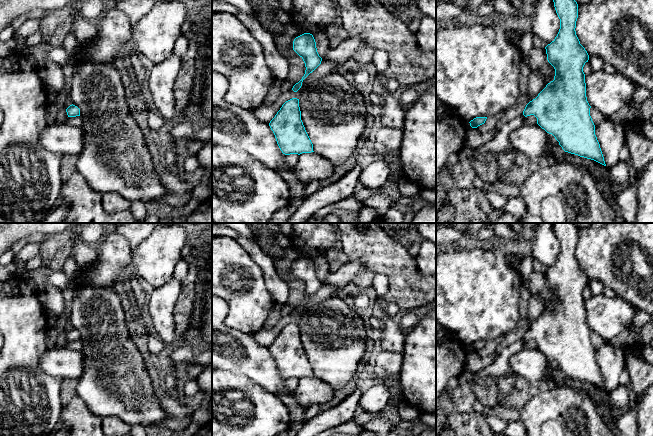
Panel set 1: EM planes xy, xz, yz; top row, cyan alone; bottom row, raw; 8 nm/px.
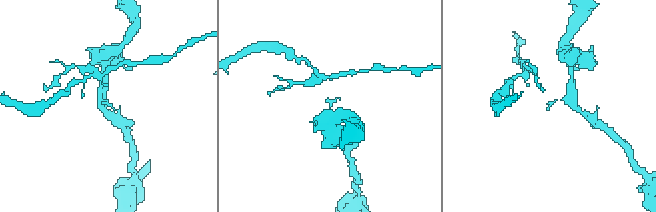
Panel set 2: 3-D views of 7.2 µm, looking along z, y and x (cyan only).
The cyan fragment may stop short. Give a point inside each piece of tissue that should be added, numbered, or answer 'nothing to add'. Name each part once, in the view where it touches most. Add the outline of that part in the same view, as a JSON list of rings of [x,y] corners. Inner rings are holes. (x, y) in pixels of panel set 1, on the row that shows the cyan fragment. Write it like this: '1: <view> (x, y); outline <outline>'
nothing to add

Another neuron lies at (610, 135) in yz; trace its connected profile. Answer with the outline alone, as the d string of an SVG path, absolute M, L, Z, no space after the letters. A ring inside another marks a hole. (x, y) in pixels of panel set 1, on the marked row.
M609 116L595 126L595 135L600 144L606 167L611 169L619 162L620 152L625 143L623 125L613 122Z

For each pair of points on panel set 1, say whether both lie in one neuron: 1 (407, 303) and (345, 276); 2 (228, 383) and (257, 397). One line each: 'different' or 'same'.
1: different
2: same

